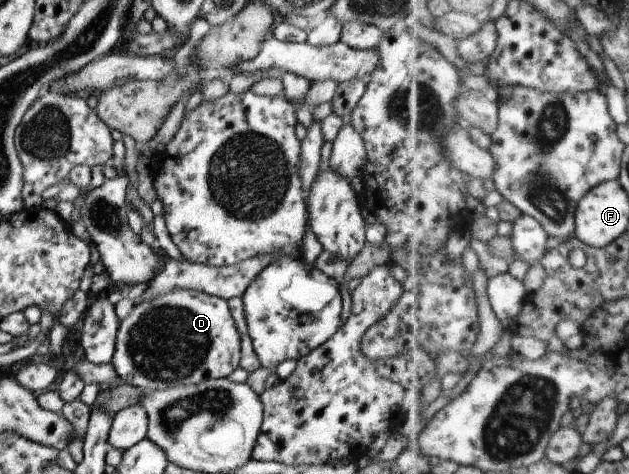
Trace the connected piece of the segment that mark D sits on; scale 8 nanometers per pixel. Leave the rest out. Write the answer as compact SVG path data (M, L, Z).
M176 289L150 301L137 302L130 315L119 320L114 355L110 365L123 383L142 390L163 390L199 384L203 380L228 378L240 365L241 337L228 300L195 289Z

